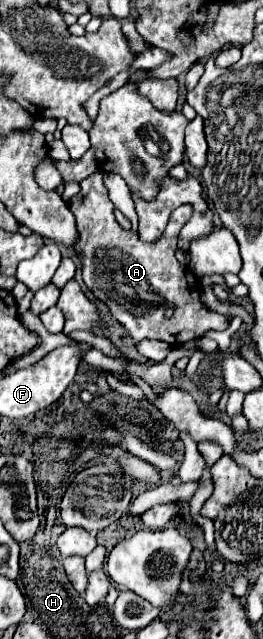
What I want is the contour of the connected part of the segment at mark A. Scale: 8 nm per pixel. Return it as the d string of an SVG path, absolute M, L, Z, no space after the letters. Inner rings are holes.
M102 171L92 173L80 185L80 193L72 197L72 203L68 203L68 207L72 209L76 217L76 227L80 229L80 245L84 245L82 279L88 289L108 305L114 319L130 333L134 345L144 339L182 343L188 339L183 337L182 333L188 335L190 329L195 338L200 338L208 329L228 329L228 317L208 309L200 301L200 287L196 275L190 273L190 269L186 269L184 265L180 265L176 259L178 233L192 217L192 205L178 207L172 213L168 227L160 241L156 241L156 245L144 245L136 233L124 231L118 225L112 201L108 199L108 189L102 183ZM180 303L186 303L186 307L178 307ZM170 307L174 307L174 313L172 317L166 317L166 309Z

